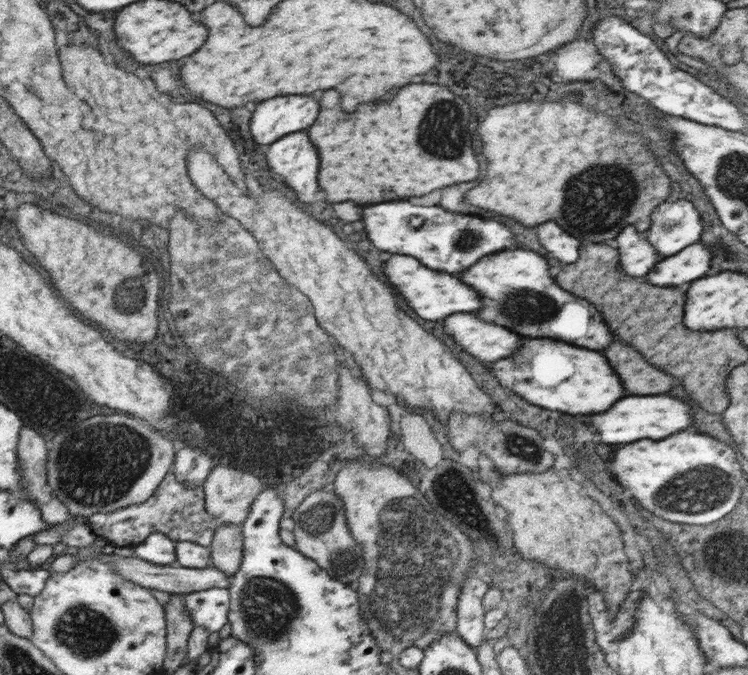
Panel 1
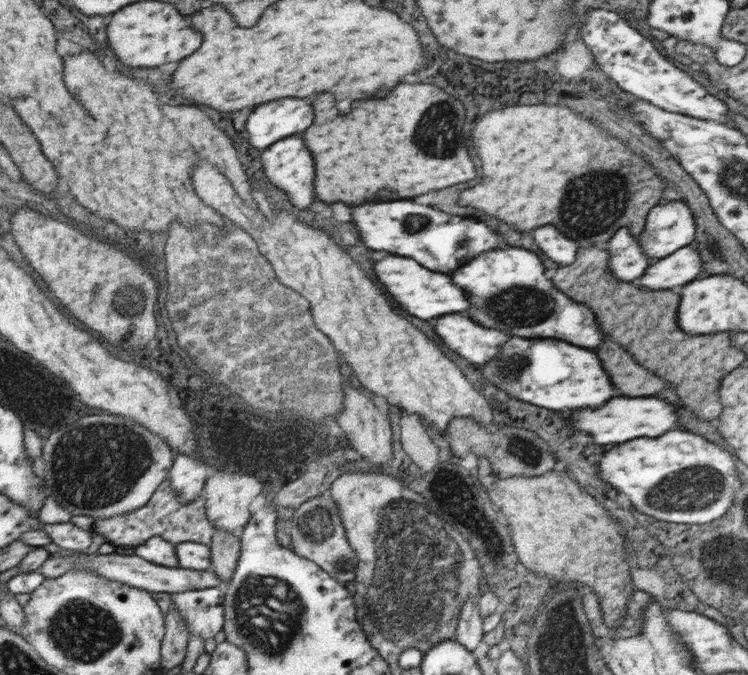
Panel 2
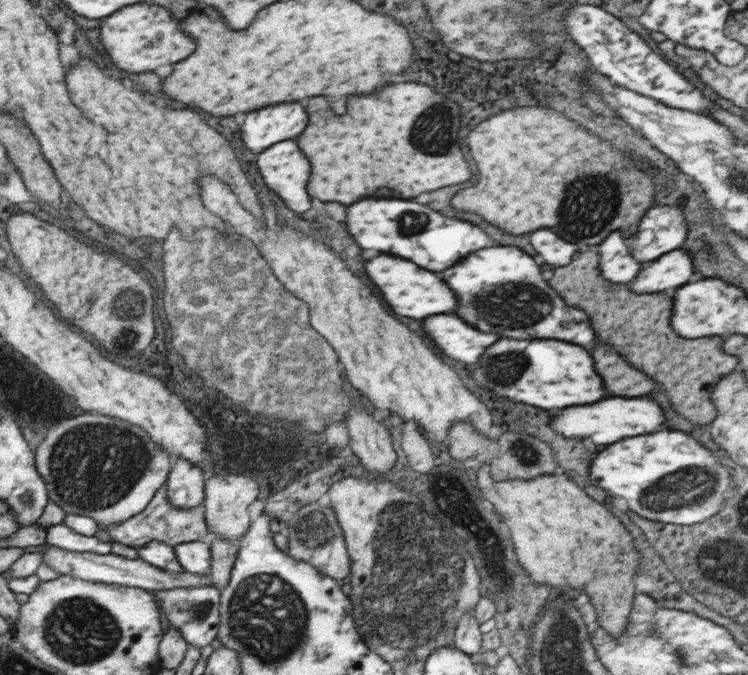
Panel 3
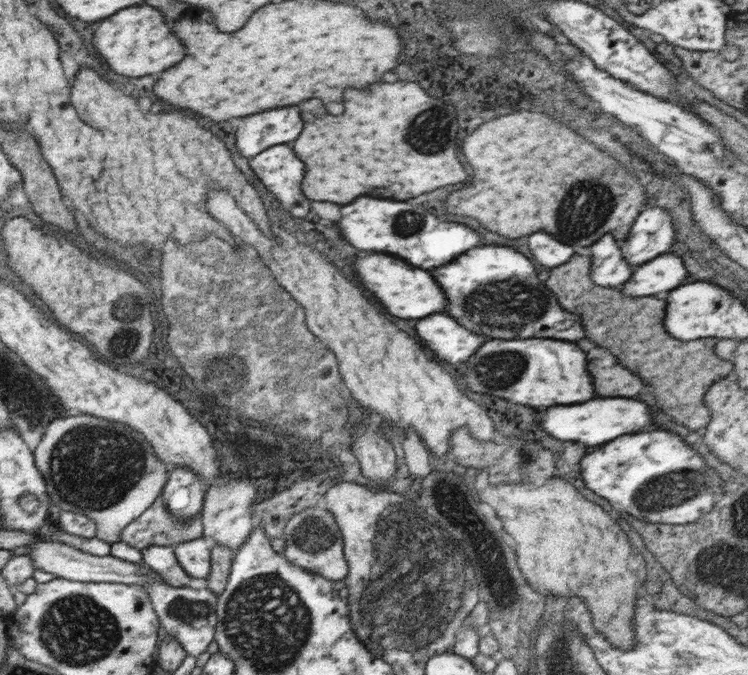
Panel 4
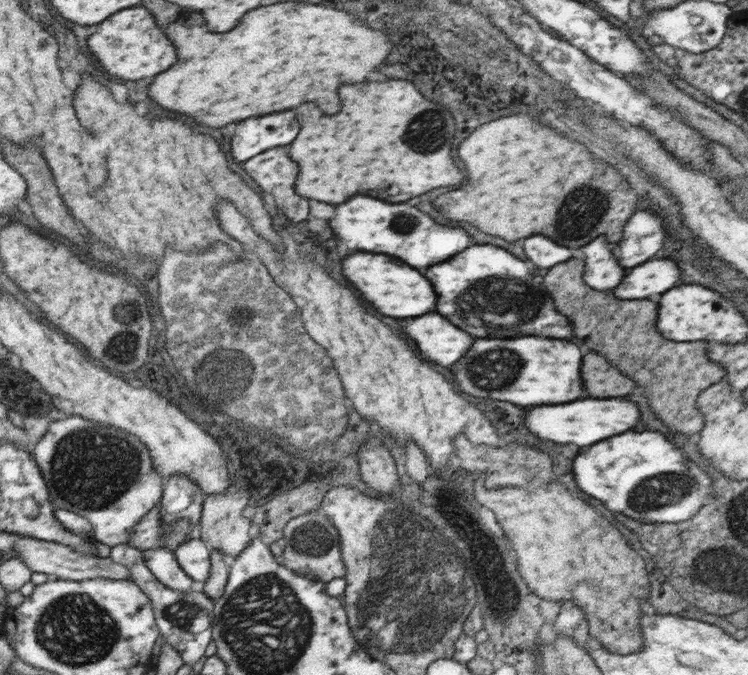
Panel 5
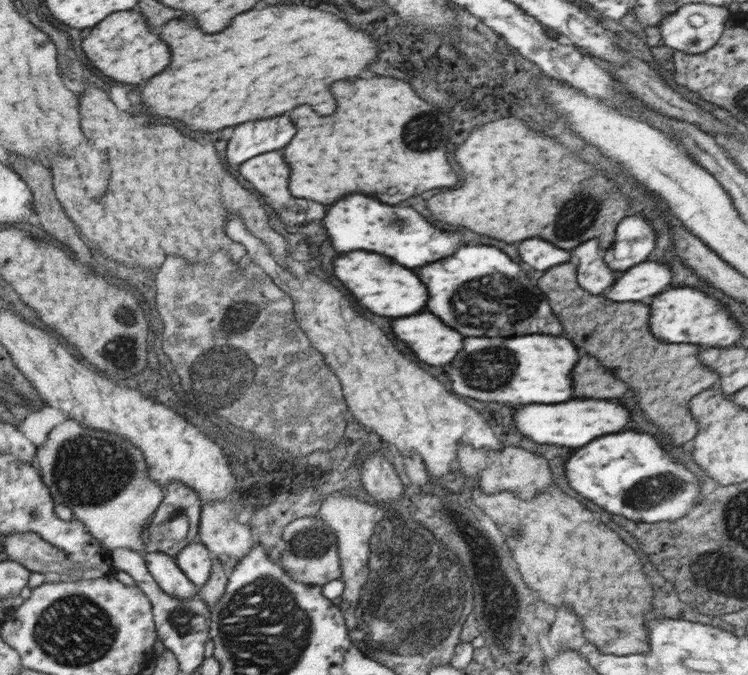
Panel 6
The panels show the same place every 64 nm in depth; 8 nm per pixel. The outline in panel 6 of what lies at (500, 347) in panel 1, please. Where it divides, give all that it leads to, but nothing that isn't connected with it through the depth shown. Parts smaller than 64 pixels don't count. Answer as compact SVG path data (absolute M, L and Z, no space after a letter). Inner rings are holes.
M430 312L394 320L392 332L430 366L450 364L464 348L464 336L442 324L442 320Z

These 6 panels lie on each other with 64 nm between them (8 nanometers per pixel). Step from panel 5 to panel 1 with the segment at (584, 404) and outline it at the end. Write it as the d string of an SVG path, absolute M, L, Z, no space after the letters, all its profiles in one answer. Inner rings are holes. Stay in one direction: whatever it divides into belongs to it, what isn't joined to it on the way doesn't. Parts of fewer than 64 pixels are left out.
M669 394L662 396L628 396L618 400L608 412L594 414L592 424L600 430L606 444L630 444L642 438L662 440L674 432L693 430L691 406L687 401L674 398Z

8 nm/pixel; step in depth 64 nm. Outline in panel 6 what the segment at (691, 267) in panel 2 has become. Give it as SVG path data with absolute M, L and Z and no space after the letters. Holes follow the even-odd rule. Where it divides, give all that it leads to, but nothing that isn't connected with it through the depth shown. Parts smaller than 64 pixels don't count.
M646 260L619 273L614 284L604 290L602 295L616 302L640 302L644 298L648 298L648 296L655 296L670 288L672 276L674 274L672 274L670 266L661 262Z

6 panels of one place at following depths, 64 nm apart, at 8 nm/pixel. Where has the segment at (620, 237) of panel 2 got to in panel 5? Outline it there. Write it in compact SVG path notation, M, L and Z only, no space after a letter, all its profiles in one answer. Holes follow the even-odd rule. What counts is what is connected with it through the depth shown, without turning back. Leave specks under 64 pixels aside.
M598 237L578 248L576 253L584 258L583 279L586 285L606 291L618 286L624 280L625 269L612 255L612 245L606 237Z

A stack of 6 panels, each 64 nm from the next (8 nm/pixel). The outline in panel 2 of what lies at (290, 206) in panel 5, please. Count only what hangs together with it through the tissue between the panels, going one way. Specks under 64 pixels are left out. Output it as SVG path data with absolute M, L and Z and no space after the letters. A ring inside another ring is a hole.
M290 136L274 146L270 145L261 156L263 169L270 183L276 184L282 190L288 190L288 196L294 206L306 208L314 200L314 158L306 148L300 136Z

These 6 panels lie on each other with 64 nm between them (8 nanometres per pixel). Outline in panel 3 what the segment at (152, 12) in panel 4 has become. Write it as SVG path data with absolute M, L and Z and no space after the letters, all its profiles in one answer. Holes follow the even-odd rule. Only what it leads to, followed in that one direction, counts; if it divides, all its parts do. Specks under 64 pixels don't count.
M158 4L128 6L128 10L120 10L116 18L104 18L100 34L104 48L112 56L114 64L128 72L144 72L164 64L176 64L190 56L196 48L196 42L182 32L180 22L174 20L170 10Z

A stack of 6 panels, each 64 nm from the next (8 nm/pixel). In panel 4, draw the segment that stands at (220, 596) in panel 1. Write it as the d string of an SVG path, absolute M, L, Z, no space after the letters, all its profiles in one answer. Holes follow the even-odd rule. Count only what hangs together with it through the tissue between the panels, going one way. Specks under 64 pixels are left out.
M166 582L144 584L144 589L148 590L148 594L152 597L156 614L163 623L165 635L176 637L186 649L187 655L198 657L200 653L207 650L210 642L214 640L214 632L218 624L216 606L219 596L214 591L210 591L207 586L200 589L193 589L190 586L173 587Z

